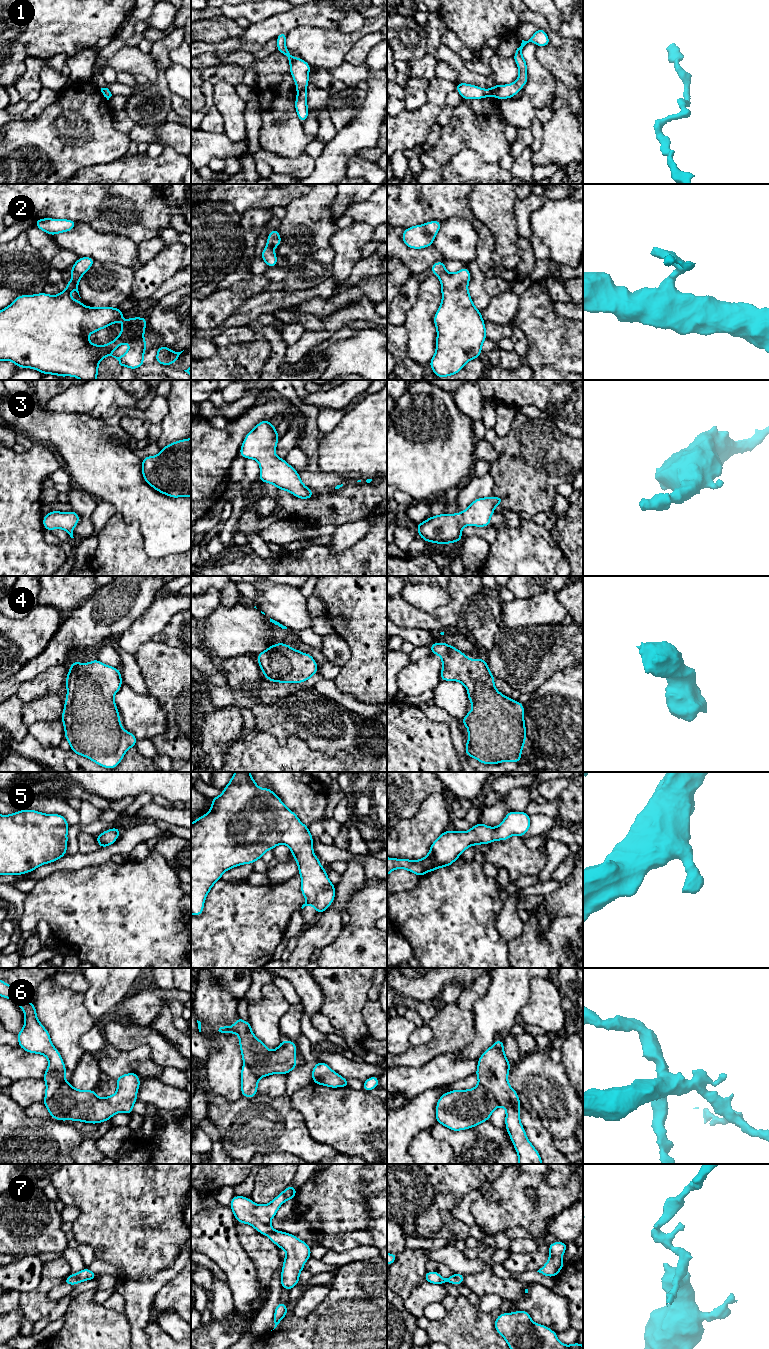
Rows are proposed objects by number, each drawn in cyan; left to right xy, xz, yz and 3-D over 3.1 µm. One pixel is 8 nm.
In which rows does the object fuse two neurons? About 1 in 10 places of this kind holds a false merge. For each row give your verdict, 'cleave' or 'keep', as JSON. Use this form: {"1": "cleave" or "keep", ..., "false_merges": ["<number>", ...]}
{"1": "keep", "2": "keep", "3": "keep", "4": "keep", "5": "keep", "6": "cleave", "7": "keep", "false_merges": ["6"]}

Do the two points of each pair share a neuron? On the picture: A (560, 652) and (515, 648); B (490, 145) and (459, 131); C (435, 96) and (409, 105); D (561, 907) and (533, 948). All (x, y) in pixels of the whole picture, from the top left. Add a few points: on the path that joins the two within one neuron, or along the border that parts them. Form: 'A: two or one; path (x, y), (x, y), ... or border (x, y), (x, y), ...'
A: one; path (549, 651), (526, 651)
B: one; path (482, 137), (476, 131), (467, 131)
C: two; border (429, 82), (426, 101), (417, 109), (404, 109)
D: one; path (561, 919), (561, 927), (545, 943)

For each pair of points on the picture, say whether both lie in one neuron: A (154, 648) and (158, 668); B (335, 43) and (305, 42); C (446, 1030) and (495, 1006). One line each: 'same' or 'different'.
A: same
B: same
C: different

